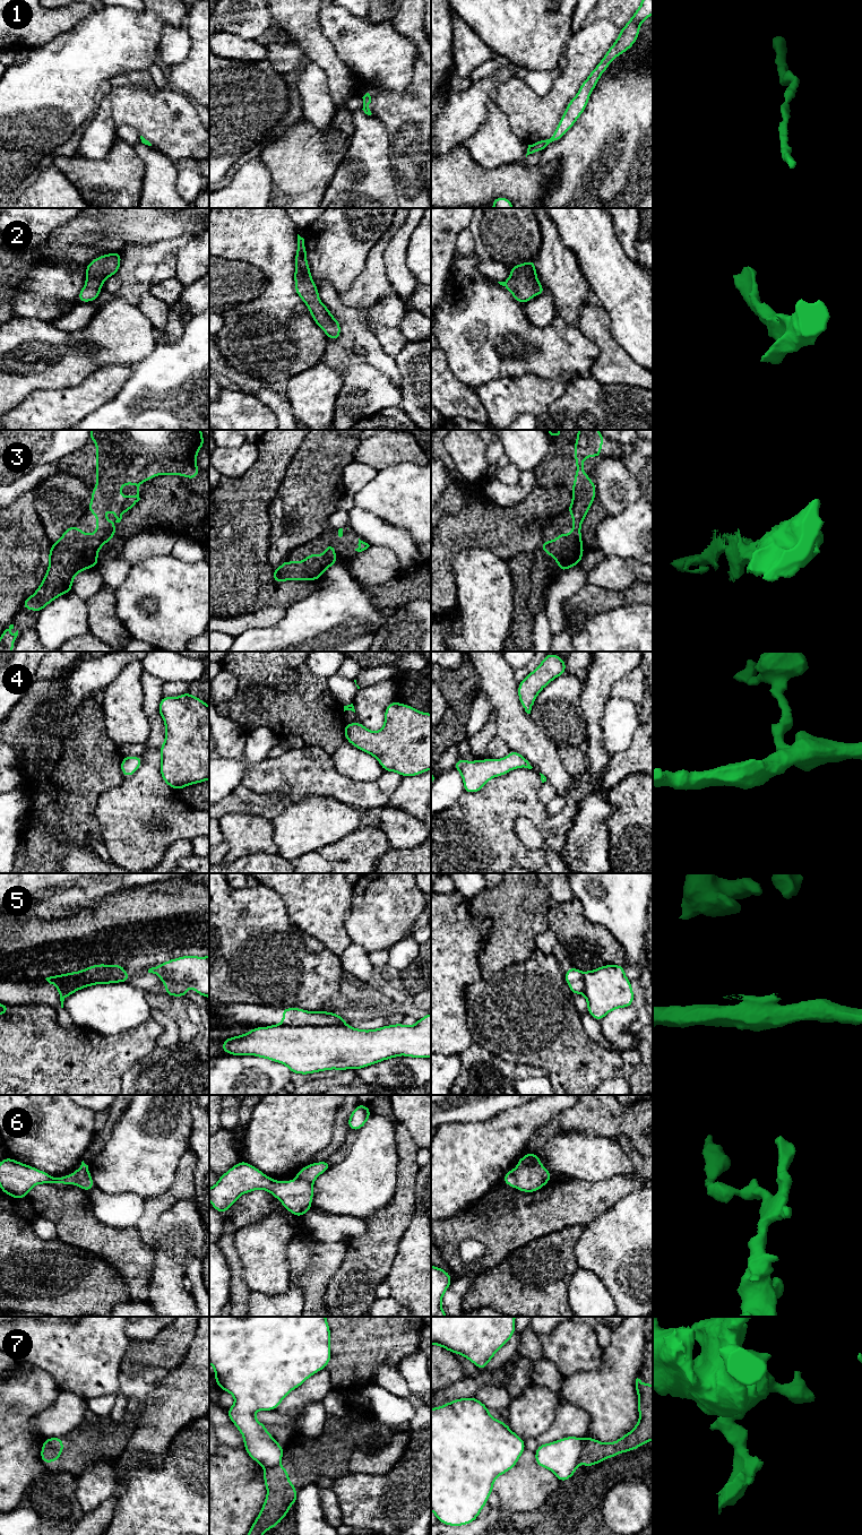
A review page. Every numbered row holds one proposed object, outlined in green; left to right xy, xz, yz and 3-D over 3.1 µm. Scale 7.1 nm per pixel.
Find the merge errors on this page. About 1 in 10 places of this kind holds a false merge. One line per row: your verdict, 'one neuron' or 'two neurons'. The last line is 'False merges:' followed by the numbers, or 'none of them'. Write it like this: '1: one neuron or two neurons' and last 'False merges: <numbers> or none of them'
1: one neuron
2: one neuron
3: one neuron
4: one neuron
5: two neurons
6: one neuron
7: two neurons
False merges: 5, 7

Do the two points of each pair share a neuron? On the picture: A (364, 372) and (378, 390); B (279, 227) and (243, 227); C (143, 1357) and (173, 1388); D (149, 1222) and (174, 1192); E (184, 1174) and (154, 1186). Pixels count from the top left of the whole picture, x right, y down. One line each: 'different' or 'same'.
A: same
B: same
C: different
D: same
E: different

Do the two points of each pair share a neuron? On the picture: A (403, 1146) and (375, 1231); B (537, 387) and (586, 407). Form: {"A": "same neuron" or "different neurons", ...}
{"A": "same neuron", "B": "different neurons"}

